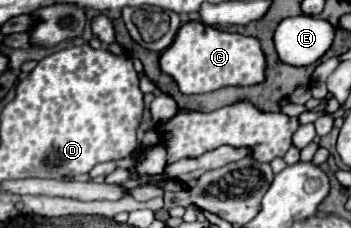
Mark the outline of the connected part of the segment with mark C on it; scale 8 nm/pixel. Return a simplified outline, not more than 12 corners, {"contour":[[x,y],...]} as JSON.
{"contour":[[187,22],[161,56],[183,94],[265,80],[257,38]]}

